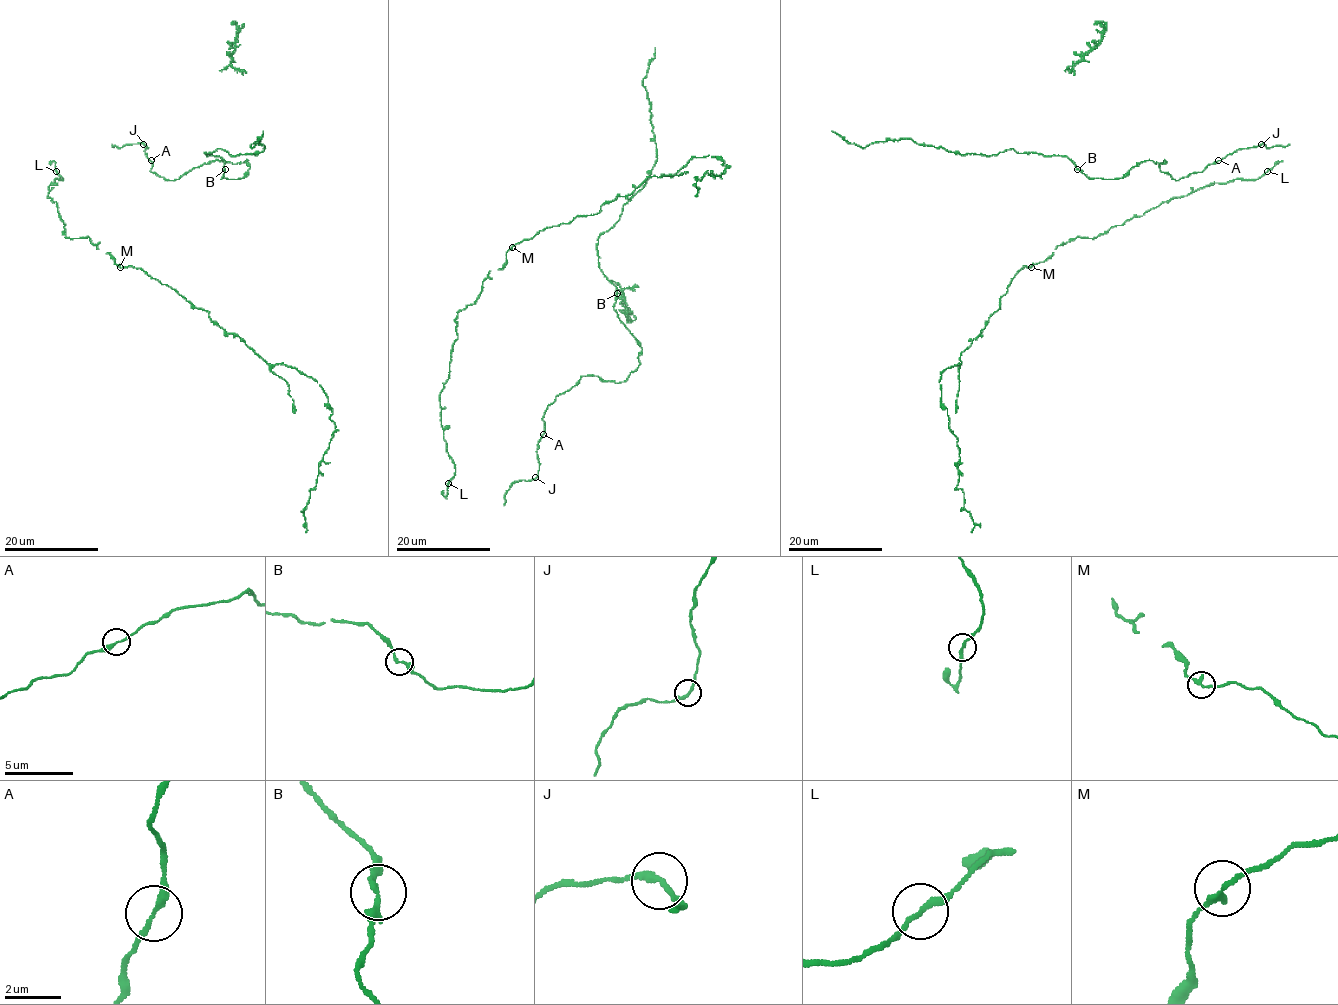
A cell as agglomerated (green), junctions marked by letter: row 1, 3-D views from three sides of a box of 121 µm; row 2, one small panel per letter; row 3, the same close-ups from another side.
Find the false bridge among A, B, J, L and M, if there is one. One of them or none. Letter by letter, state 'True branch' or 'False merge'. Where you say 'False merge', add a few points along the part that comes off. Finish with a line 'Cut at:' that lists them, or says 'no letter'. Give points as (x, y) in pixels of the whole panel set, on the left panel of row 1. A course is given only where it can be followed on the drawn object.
A: True branch
B: True branch
J: True branch
L: True branch
M: True branch
Cut at: no letter

